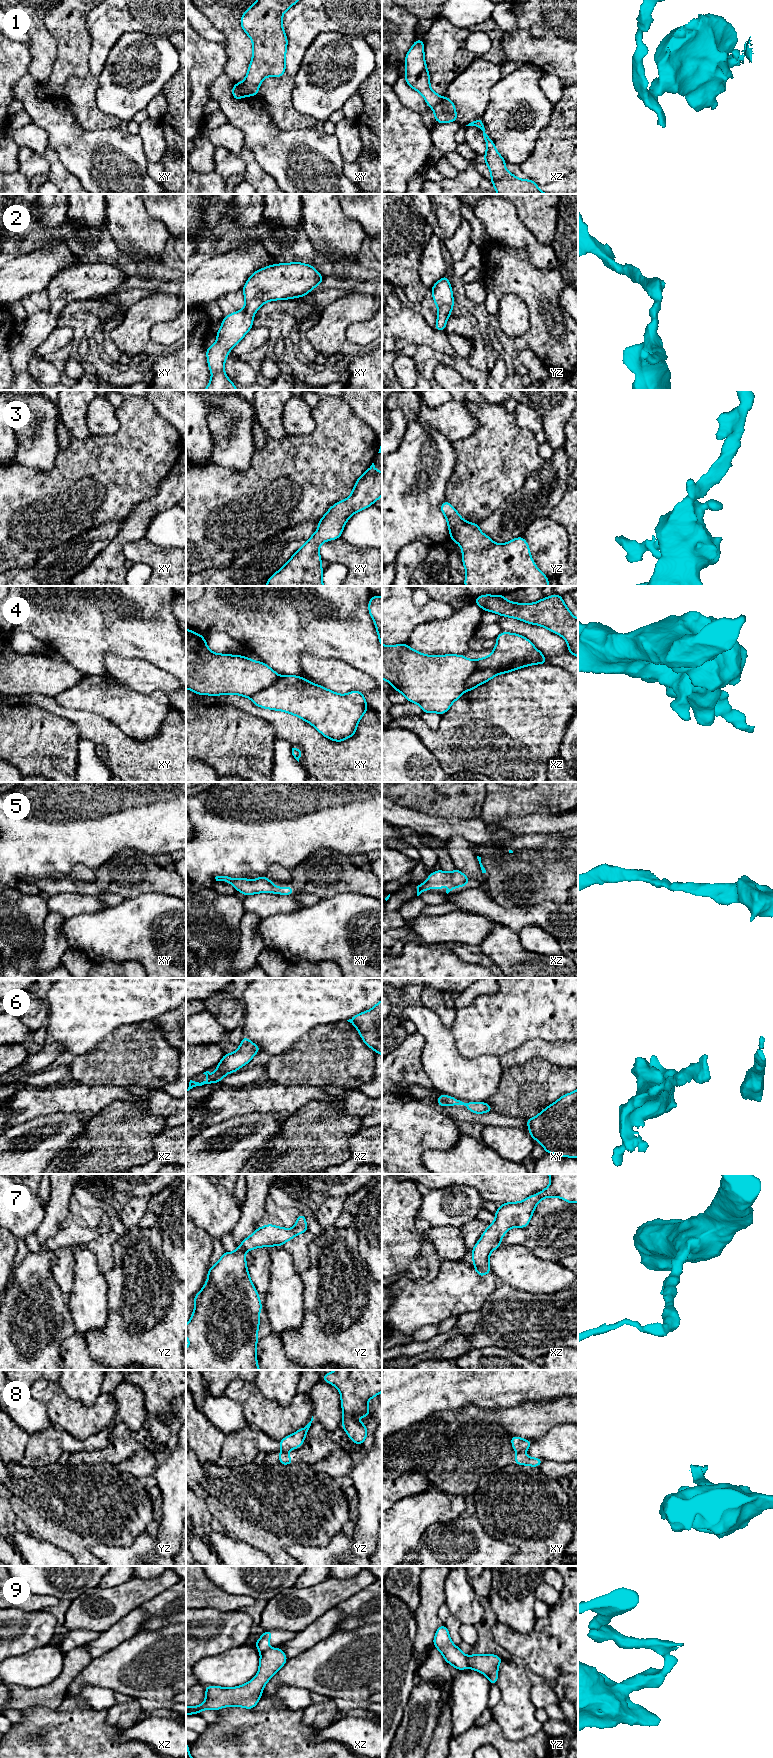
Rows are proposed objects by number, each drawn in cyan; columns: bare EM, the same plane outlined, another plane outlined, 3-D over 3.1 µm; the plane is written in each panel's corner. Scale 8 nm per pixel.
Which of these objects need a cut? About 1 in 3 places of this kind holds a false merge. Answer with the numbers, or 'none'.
1, 4, 8, 9

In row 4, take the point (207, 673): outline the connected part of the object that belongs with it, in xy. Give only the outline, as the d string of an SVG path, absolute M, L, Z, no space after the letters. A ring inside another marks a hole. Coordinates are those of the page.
M186 628L186 689L198 695L235 694L251 697L272 685L279 675L262 661L256 662L245 656L212 652L202 635Z

